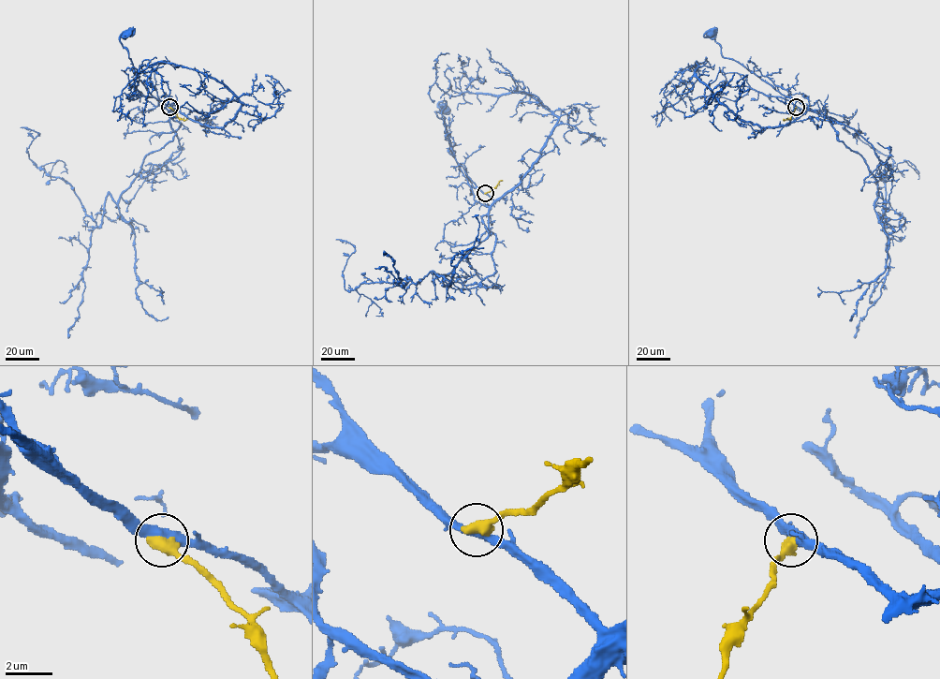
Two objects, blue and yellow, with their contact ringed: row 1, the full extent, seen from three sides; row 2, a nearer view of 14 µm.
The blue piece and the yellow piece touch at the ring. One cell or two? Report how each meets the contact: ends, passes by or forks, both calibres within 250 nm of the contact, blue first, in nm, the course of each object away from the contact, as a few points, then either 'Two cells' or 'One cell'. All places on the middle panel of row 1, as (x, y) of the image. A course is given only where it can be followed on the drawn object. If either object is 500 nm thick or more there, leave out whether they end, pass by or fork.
Thickness 360 nm (blue) against 600 nm. Course of blue: (485, 193), (493, 200), (488, 206), (474, 199), (453, 155), (444, 119), (435, 112), (444, 109). Course of yellow: (485, 193), (502, 181). Two cells

